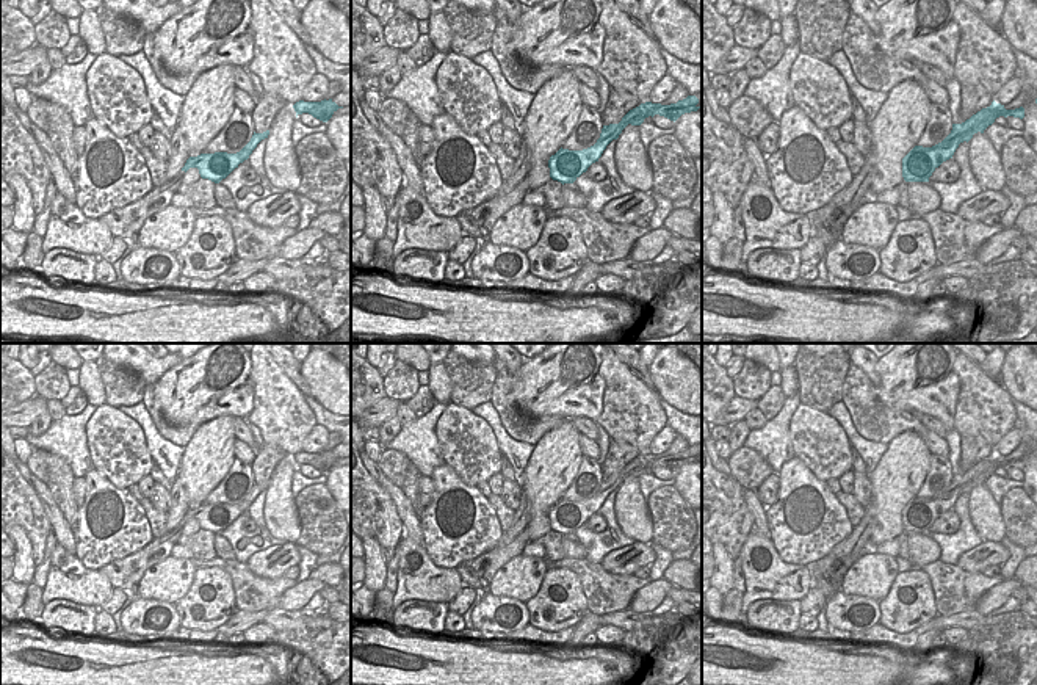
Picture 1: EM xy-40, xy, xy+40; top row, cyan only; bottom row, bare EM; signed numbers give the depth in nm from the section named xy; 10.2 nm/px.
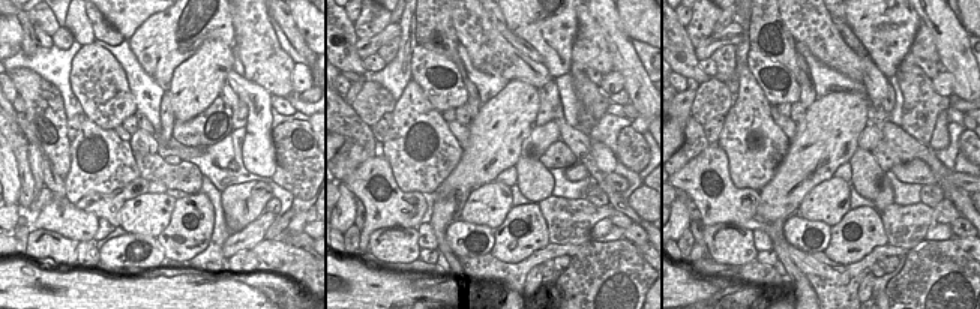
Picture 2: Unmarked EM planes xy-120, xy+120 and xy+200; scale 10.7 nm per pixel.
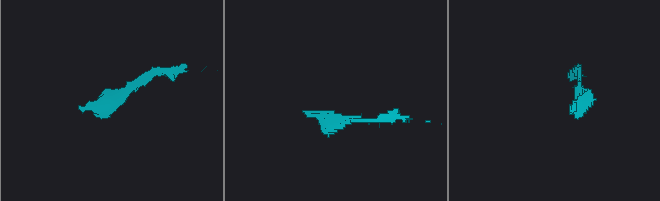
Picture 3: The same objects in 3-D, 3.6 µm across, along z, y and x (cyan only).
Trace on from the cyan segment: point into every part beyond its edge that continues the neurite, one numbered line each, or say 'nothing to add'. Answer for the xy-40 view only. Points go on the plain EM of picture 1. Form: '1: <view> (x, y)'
1: xy-40 (126, 574)

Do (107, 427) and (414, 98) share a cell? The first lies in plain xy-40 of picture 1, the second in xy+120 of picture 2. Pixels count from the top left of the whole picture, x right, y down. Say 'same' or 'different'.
different

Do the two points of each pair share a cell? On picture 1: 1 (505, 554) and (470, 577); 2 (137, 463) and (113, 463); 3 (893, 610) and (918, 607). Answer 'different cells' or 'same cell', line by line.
1: same cell
2: same cell
3: same cell

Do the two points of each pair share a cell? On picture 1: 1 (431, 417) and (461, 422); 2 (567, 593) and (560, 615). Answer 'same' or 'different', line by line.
1: different
2: same

